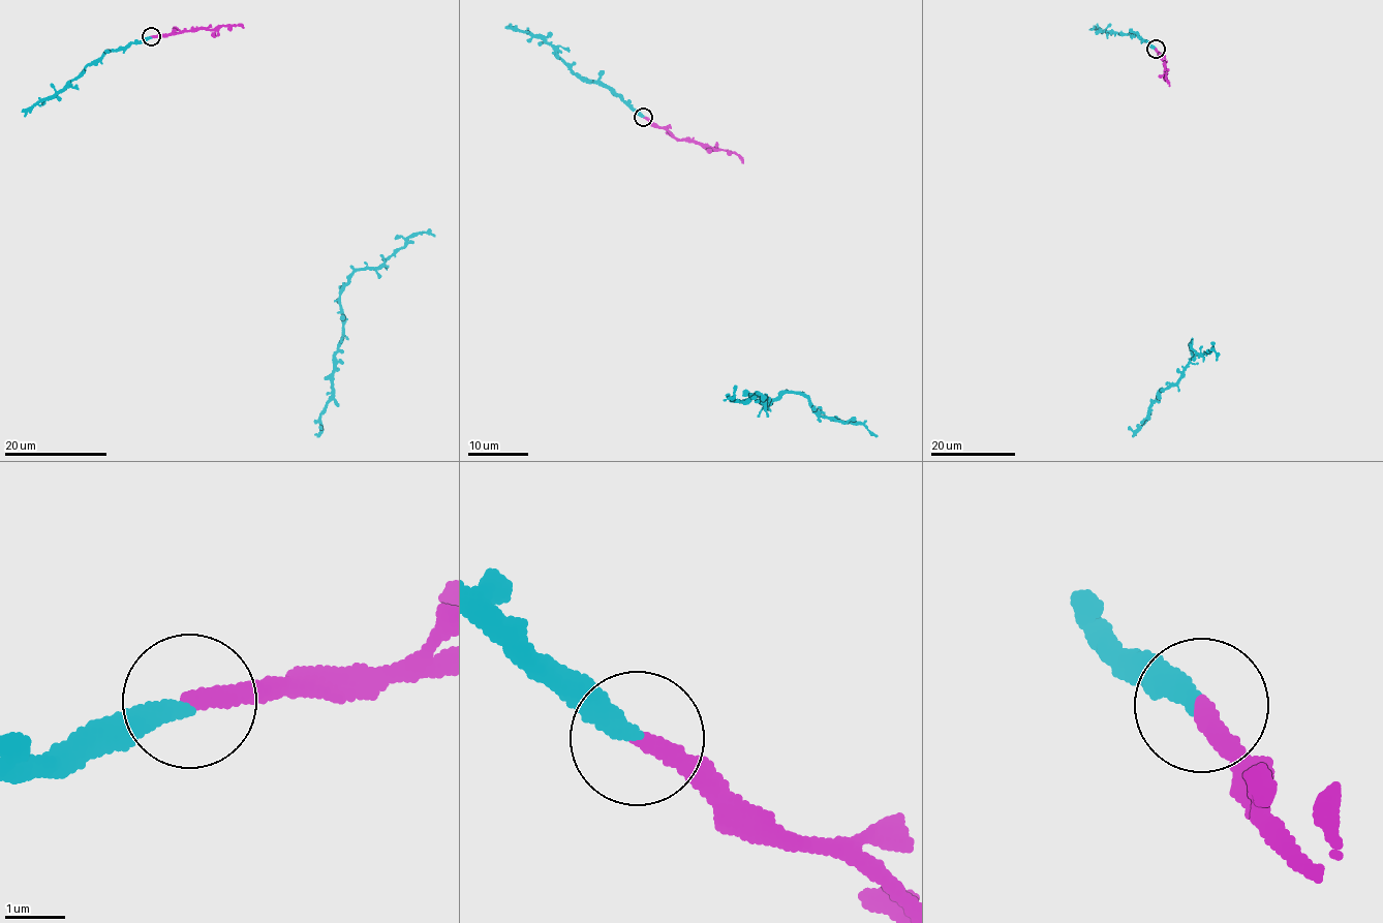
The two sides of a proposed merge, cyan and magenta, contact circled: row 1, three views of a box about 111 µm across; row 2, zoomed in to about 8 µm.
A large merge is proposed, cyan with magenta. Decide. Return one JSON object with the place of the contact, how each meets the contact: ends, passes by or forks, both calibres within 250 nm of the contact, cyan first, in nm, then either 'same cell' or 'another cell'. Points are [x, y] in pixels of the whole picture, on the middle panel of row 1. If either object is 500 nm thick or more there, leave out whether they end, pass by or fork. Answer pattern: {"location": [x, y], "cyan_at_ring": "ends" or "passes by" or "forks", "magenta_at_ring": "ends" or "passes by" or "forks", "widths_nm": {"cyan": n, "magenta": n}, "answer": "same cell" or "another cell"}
{"location": [643, 117], "cyan_at_ring": "ends", "magenta_at_ring": "ends", "widths_nm": {"cyan": 360, "magenta": 320}, "answer": "same cell"}

